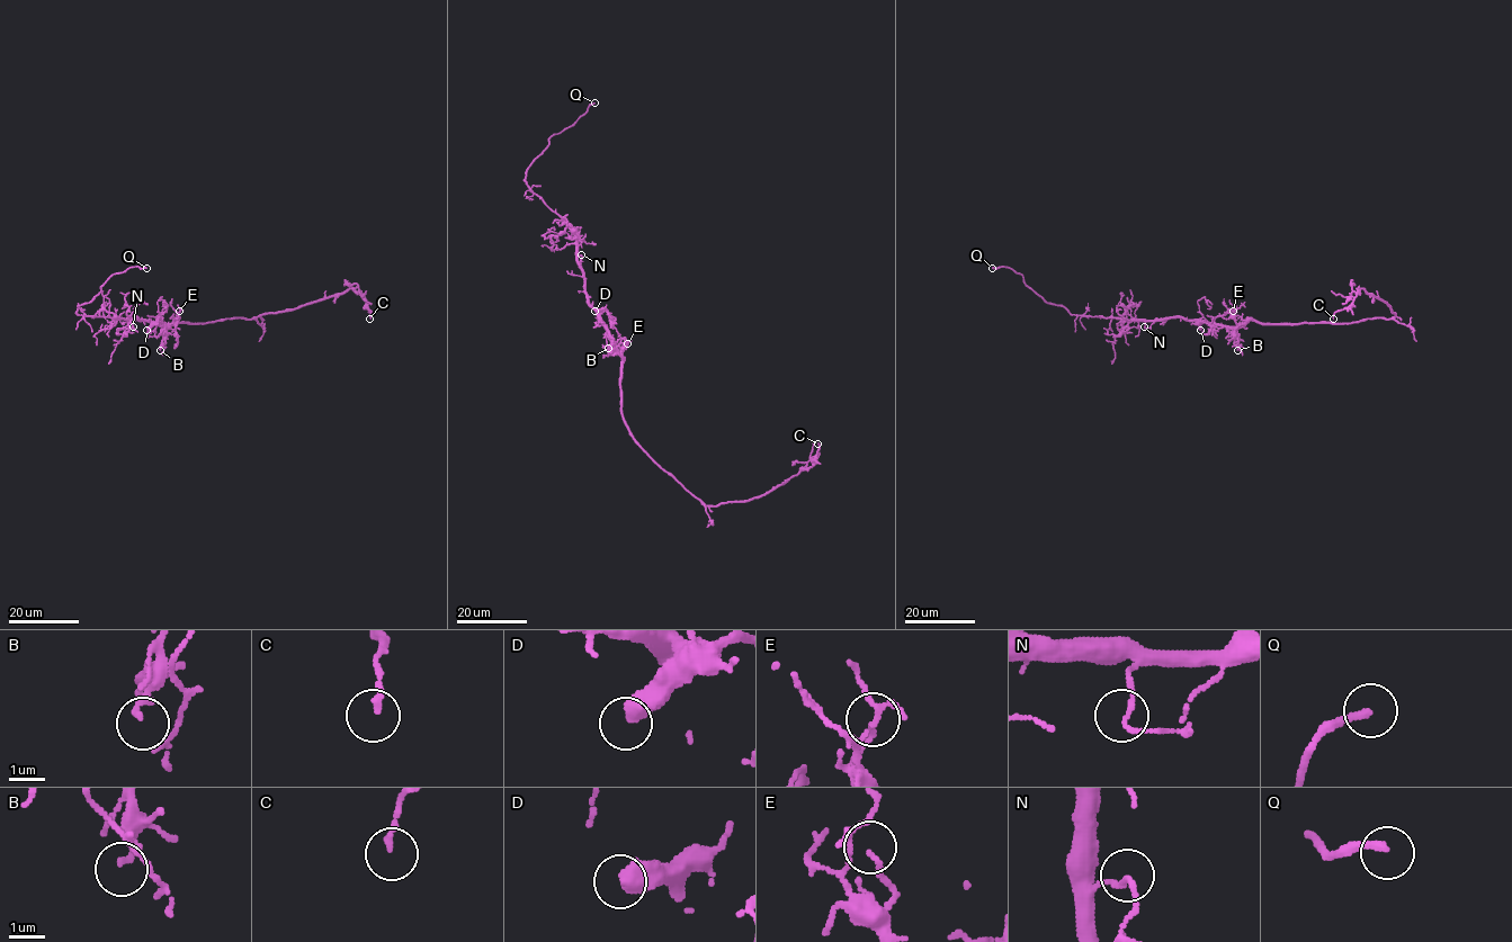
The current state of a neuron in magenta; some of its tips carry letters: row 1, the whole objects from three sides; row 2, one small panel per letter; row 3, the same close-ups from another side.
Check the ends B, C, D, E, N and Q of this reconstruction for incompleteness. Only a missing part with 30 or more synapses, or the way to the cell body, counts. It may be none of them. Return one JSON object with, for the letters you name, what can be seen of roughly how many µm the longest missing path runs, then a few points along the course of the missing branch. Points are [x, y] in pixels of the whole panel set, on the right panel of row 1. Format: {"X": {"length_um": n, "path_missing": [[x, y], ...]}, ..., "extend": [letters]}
{"D": {"length_um": 10}, "Q": {"length_um": 4}, "extend": ["D", "Q"]}

